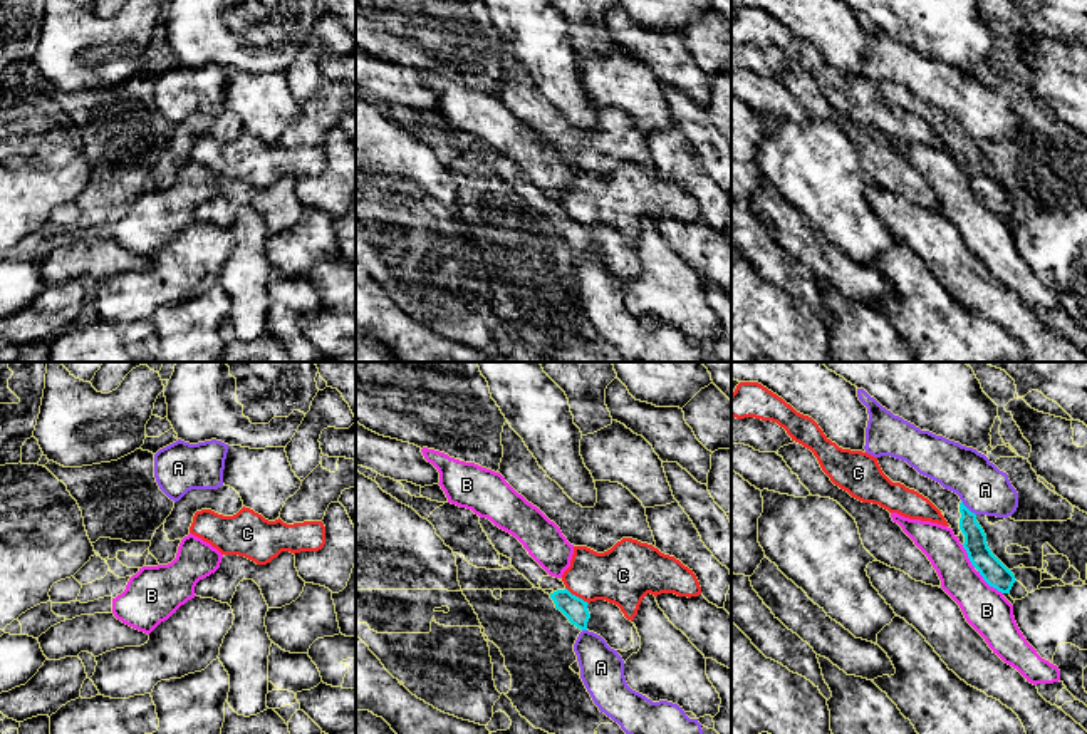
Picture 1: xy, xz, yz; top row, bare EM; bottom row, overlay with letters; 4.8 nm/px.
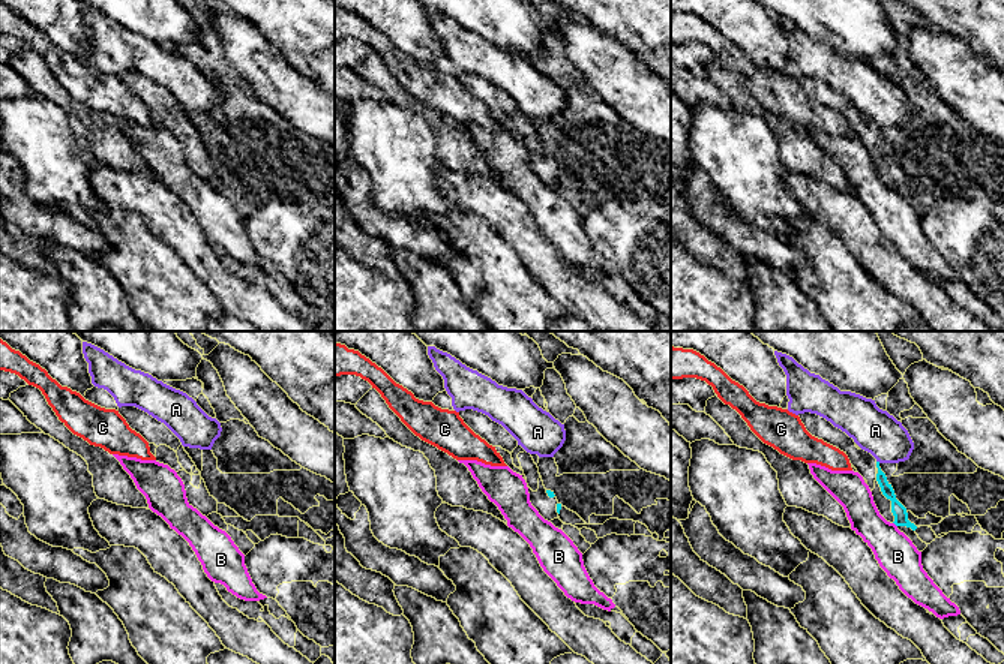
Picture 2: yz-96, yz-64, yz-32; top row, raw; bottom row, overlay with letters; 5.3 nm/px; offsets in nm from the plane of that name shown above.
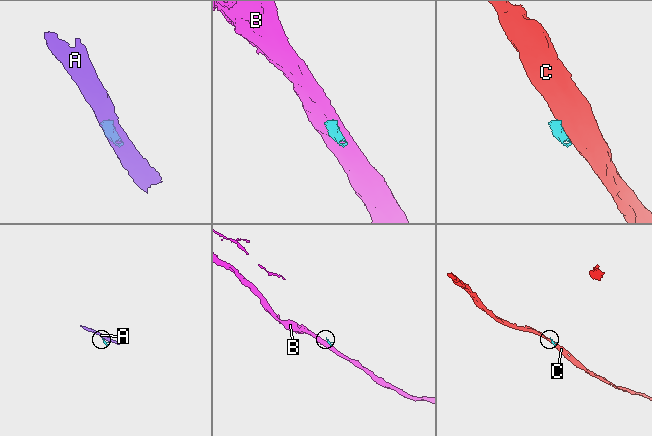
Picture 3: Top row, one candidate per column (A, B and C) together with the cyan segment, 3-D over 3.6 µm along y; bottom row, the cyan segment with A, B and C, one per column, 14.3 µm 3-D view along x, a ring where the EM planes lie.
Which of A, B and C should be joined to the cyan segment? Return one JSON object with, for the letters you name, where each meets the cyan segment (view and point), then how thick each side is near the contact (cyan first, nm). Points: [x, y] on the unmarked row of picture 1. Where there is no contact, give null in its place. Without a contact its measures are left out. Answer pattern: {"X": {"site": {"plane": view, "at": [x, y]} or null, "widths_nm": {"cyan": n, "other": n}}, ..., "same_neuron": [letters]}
{"same_neuron": []}

